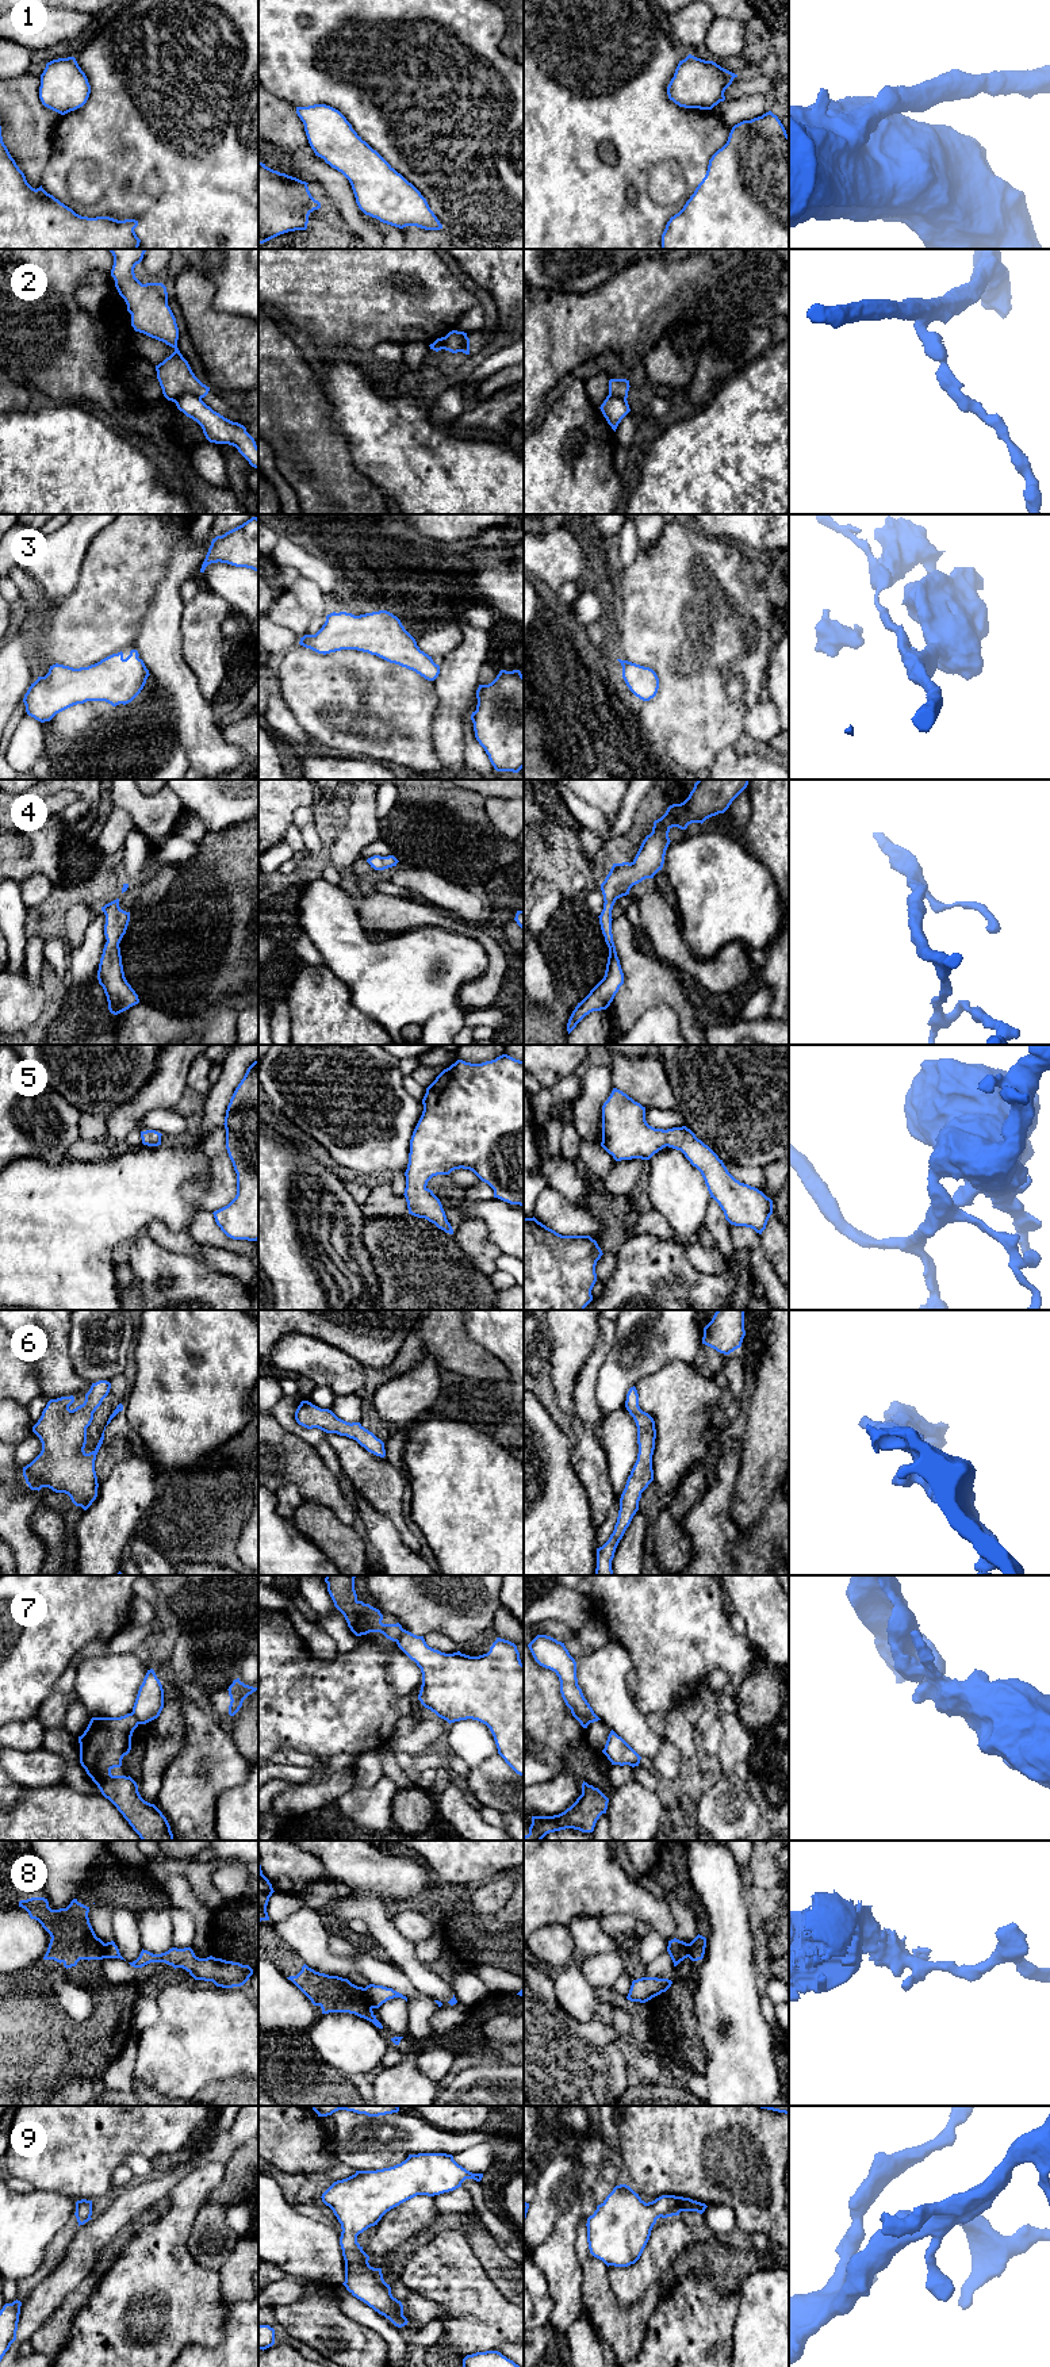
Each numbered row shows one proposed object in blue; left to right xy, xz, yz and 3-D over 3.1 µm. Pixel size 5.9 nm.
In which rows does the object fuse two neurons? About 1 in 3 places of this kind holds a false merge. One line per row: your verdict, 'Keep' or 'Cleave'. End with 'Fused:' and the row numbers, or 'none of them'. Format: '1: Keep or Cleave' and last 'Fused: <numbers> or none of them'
1: Keep
2: Cleave
3: Keep
4: Keep
5: Keep
6: Keep
7: Cleave
8: Cleave
9: Keep
Fused: 2, 7, 8

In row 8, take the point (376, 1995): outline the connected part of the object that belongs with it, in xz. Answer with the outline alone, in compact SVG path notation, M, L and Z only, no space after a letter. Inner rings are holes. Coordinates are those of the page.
M369 1984L365 1988L367 1999L373 2008L379 2008L383 2003L394 1998L402 1998L407 2002L407 1998L402 1993L383 1985Z

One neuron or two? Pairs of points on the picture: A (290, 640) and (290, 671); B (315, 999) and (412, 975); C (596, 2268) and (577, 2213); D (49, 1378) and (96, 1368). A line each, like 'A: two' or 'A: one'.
A: two
B: two
C: two
D: two

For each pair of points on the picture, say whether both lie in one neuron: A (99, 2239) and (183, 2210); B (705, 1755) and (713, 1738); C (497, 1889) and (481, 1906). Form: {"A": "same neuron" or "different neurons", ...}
{"A": "different neurons", "B": "same neuron", "C": "same neuron"}

